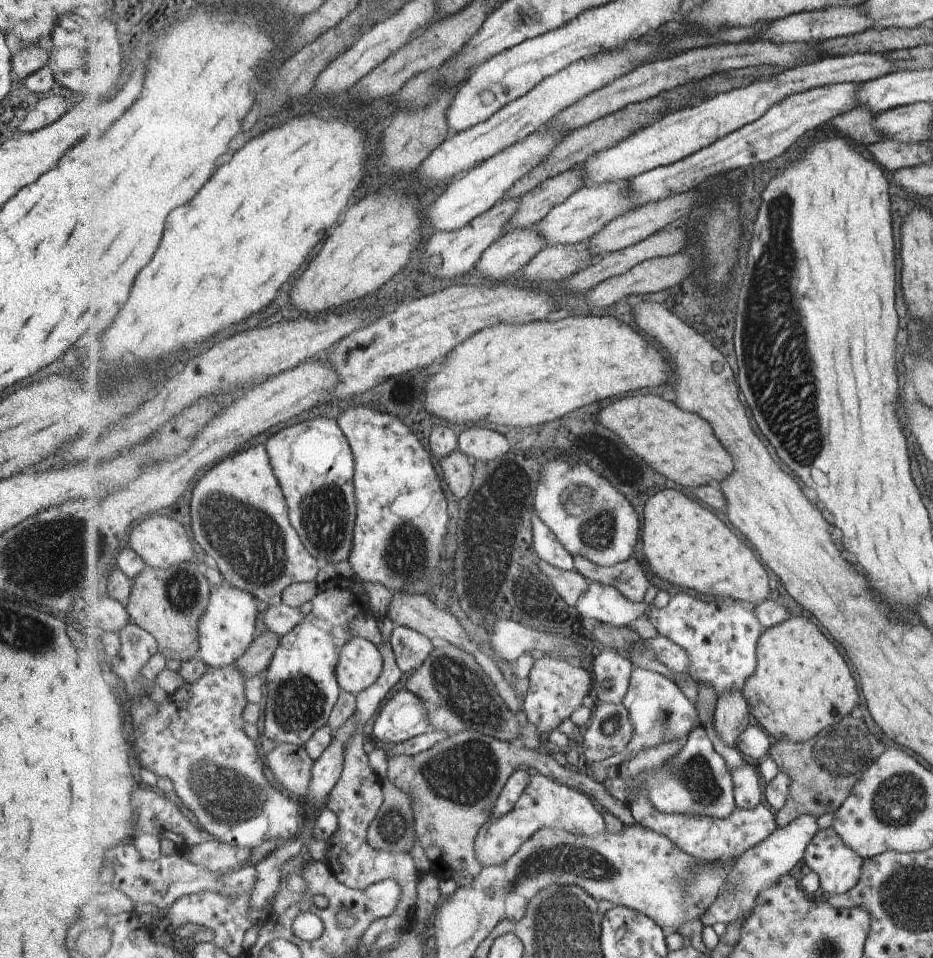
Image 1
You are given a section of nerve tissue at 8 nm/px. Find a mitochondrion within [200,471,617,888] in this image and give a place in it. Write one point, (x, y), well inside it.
(465, 773)

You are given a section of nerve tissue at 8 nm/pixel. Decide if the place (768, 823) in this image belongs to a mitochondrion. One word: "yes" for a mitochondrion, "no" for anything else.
no

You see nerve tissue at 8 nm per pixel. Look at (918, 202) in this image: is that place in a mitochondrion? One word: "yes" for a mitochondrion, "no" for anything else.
no

